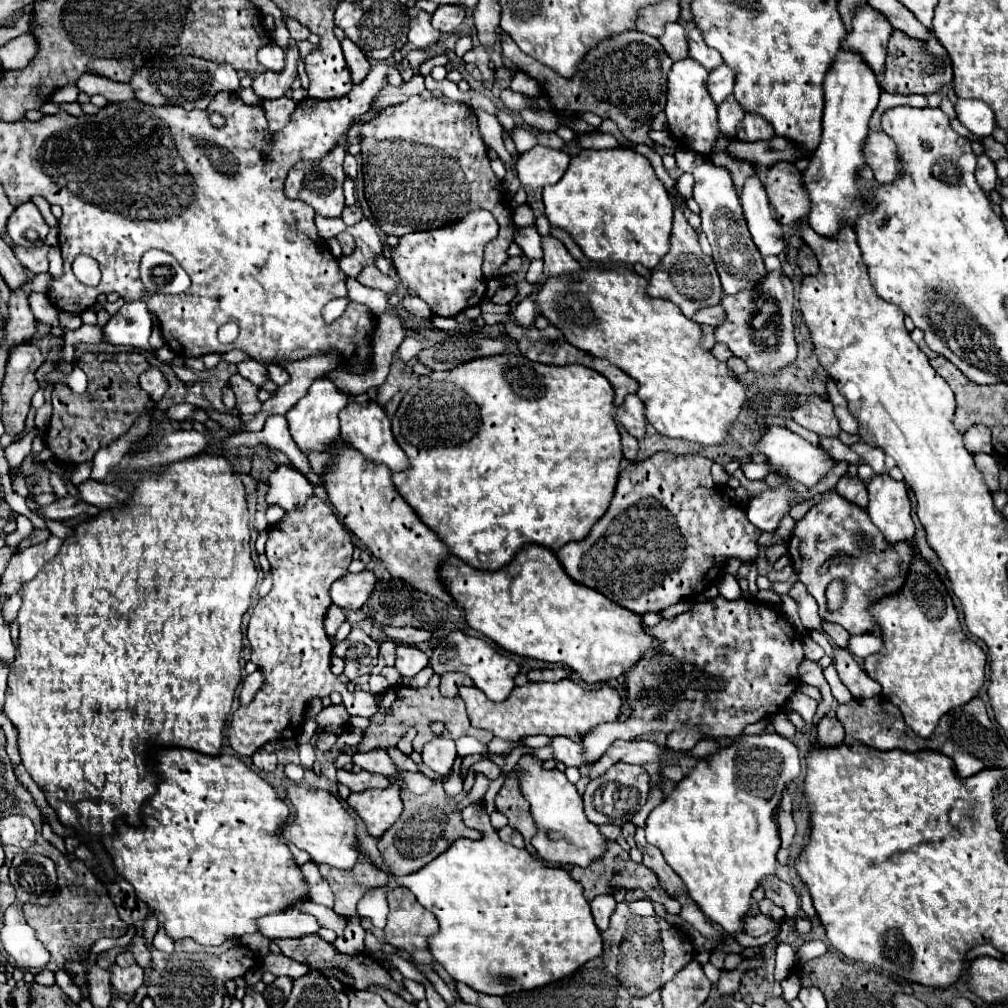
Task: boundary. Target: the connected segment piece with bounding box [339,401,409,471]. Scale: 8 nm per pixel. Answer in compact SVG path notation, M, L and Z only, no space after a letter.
M349 403L341 413L341 439L349 445L353 445L357 451L361 451L367 459L385 463L391 471L405 471L409 467L407 455L401 451L401 447L395 443L393 433L391 433L391 421L385 415L385 411L375 403Z

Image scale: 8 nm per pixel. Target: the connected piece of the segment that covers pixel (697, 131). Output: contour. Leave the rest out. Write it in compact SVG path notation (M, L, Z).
M689 57L675 61L667 77L667 105L665 105L665 115L667 115L671 135L677 141L683 141L689 149L703 153L703 155L711 153L713 141L719 135L717 105L707 93L707 77L709 73L697 61Z

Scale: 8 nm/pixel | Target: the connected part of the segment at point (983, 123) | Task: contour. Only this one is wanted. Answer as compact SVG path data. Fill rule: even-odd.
M959 99L955 103L957 119L977 137L987 137L995 129L995 115L983 101Z

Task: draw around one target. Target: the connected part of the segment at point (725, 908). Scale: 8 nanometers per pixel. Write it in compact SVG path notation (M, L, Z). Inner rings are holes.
M777 733L741 735L729 747L709 753L705 761L701 759L647 817L647 841L661 849L667 865L683 879L691 899L711 921L721 925L725 933L743 931L743 915L751 913L751 893L765 875L773 875L779 867L775 855L781 839L773 813L781 803L783 789L795 781L799 773L799 751L789 739Z

